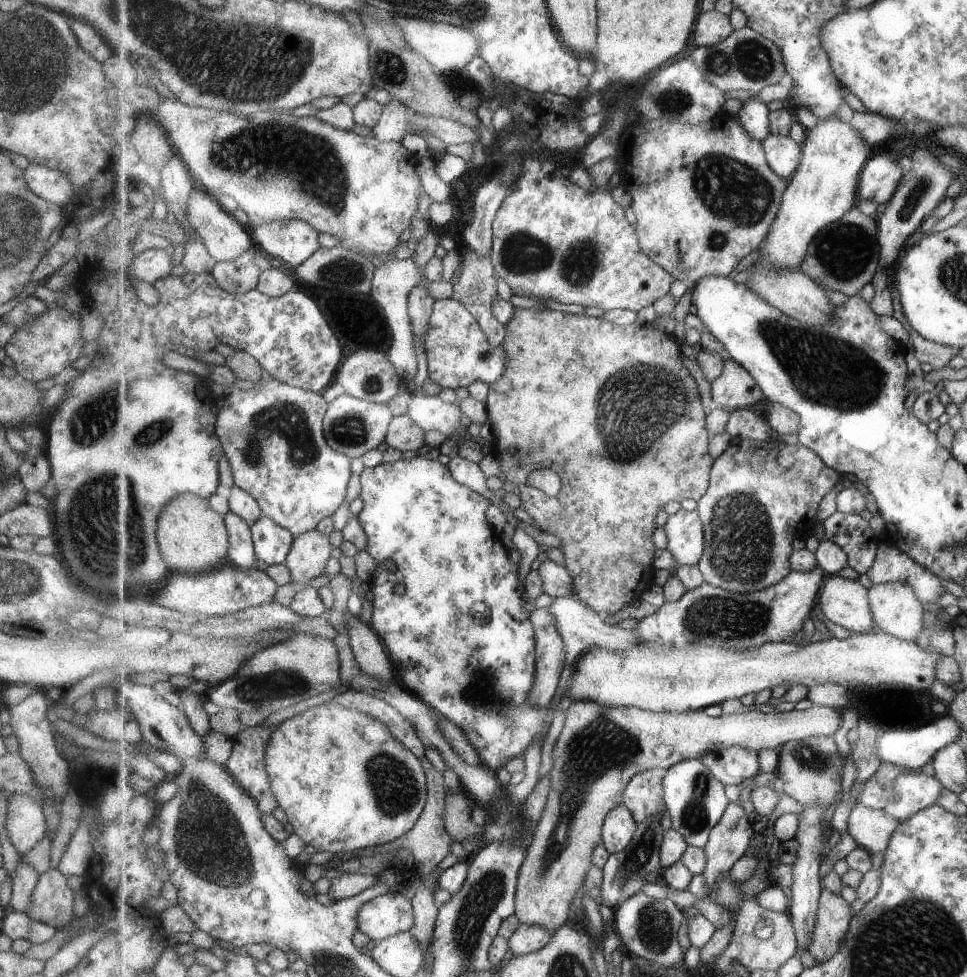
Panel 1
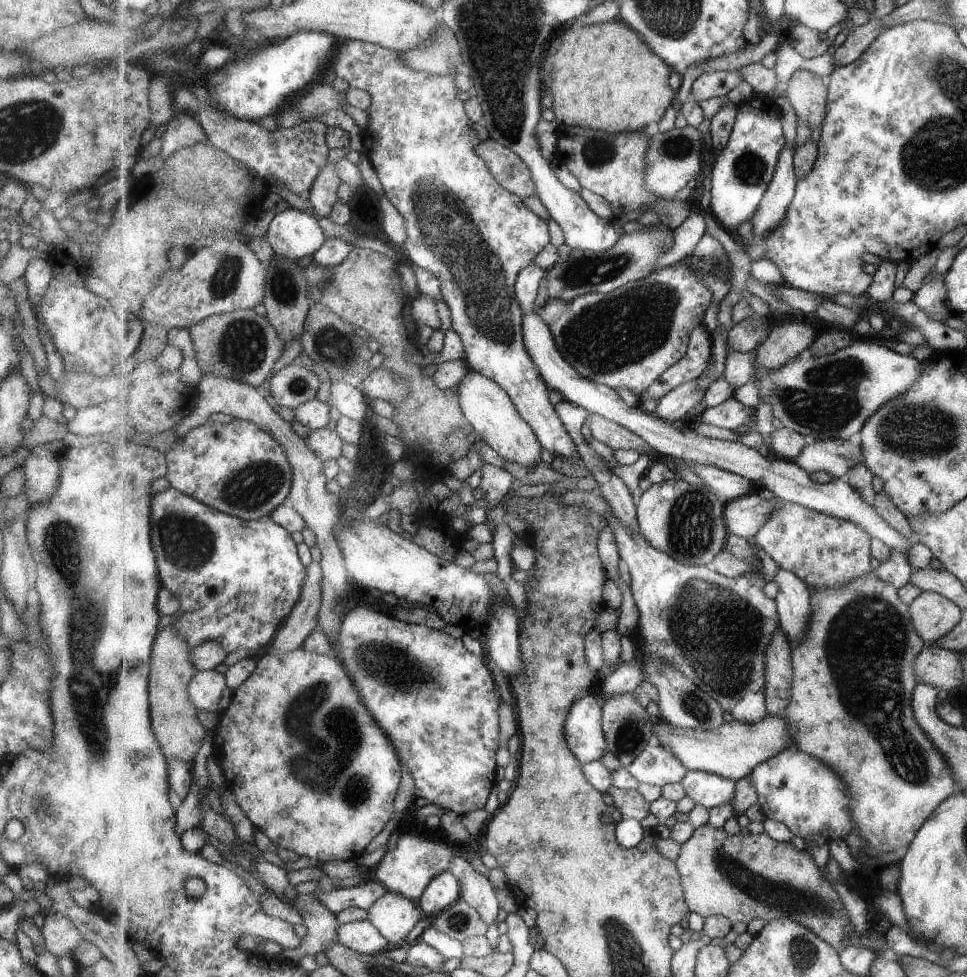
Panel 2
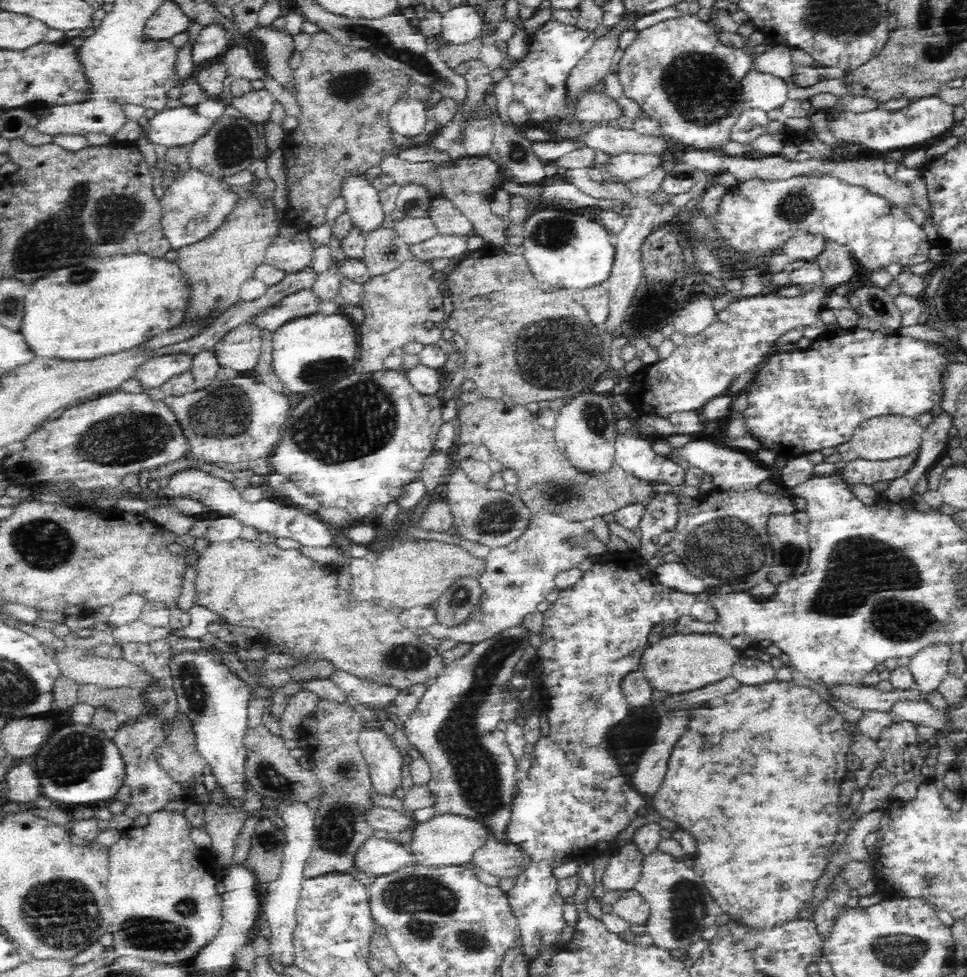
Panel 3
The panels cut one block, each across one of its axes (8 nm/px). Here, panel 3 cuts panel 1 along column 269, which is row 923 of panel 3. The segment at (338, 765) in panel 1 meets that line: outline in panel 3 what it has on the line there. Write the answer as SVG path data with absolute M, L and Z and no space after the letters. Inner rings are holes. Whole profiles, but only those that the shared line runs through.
M778 681L761 685L742 685L741 689L730 693L736 696L734 702L718 704L718 708L695 708L691 712L688 728L681 734L680 740L673 746L667 771L660 788L651 797L651 806L657 814L674 821L678 829L687 830L694 836L697 852L694 856L693 870L702 877L706 889L714 901L720 905L723 913L729 915L729 920L737 919L748 927L772 927L776 922L786 922L787 919L798 919L802 910L807 910L814 893L814 882L824 873L835 839L838 837L840 821L840 785L845 780L846 772L851 767L847 765L850 736L854 725L846 721L842 714L836 711L830 703L823 700L818 693L808 687L796 685L792 681Z

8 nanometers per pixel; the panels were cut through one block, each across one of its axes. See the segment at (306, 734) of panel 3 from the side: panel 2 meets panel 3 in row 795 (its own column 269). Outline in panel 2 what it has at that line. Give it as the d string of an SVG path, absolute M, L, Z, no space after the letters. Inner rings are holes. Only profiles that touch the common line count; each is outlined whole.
M237 309L229 313L215 314L206 321L188 328L195 350L195 358L201 374L215 374L233 378L259 387L269 380L269 374L277 360L285 352L285 341L275 330L267 316L261 316L249 309Z

